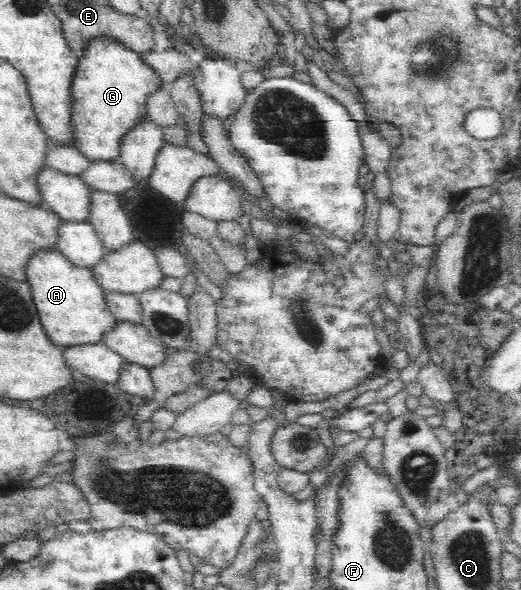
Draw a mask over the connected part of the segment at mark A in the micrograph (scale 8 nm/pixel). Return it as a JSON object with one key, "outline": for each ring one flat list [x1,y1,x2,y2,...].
{"outline":[[57,250,38,251,35,257,29,260,26,274,42,327,56,346,70,348,104,343,104,335,117,325,118,320,113,317,107,307,106,293,96,282,92,271,84,267,75,267,61,252]]}

